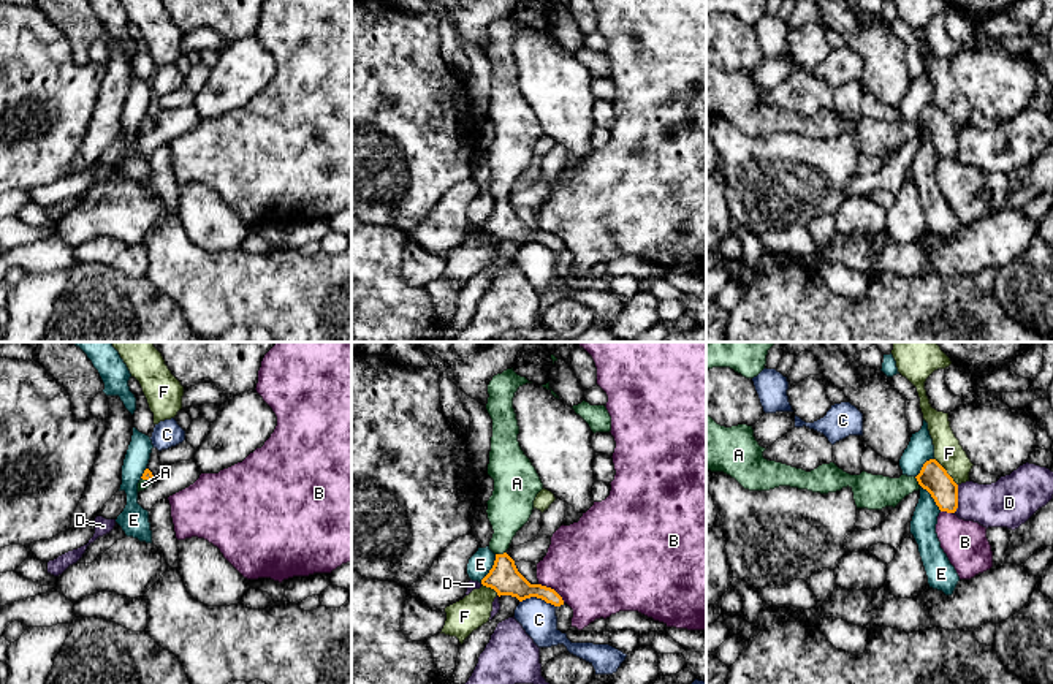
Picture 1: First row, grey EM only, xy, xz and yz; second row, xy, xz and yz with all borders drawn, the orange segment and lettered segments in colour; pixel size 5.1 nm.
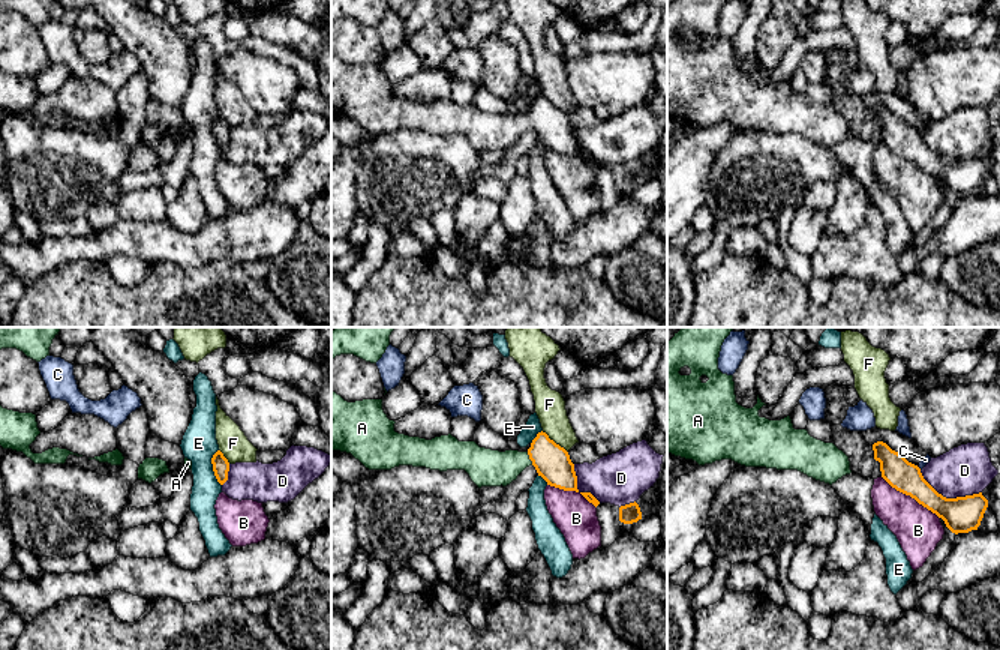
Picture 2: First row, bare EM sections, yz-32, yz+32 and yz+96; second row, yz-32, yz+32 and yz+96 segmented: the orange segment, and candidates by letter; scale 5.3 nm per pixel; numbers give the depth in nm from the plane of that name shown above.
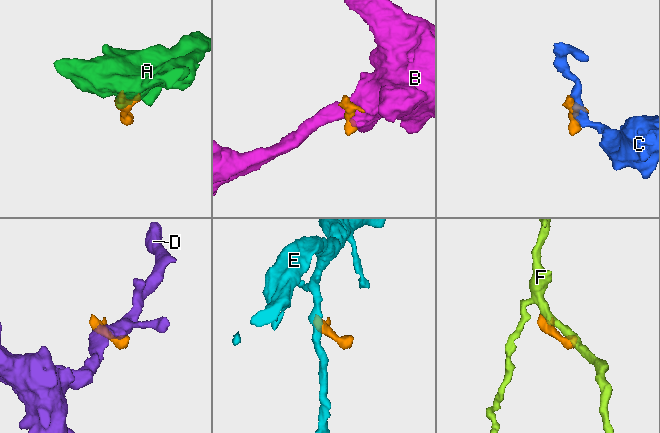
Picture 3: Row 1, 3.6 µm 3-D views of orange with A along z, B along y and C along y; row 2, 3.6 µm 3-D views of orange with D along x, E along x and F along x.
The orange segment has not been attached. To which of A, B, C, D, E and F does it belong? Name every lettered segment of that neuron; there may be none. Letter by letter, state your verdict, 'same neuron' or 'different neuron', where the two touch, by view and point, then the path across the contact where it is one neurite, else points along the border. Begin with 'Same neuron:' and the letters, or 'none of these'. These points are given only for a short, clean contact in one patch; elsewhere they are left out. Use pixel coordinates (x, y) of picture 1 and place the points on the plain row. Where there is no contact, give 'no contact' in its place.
Same neuron: A
A: same neuron; contact xz (501, 200); way xz (504, 224), (501, 200), (501, 184), (509, 154)
B: different neuron; contact xz (553, 235)
C: different neuron; contact xz (537, 243); border xz (520, 246), (540, 243), (555, 252)
D: different neuron; contact yz (957, 144)
E: different neuron; contact xz (491, 214); border xz (496, 200), (493, 212), (480, 227)
F: different neuron; contact yz (946, 117); border yz (935, 103), (957, 130)

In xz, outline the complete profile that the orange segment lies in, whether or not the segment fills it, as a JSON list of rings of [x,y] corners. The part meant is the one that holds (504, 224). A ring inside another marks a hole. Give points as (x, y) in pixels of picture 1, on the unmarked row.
[[[511,13],[494,21],[488,30],[486,55],[492,65],[488,120],[494,125],[494,136],[486,147],[486,158],[494,176],[489,195],[496,206],[481,230],[494,234],[499,242],[511,241],[519,247],[537,242],[561,252],[564,245],[554,234],[530,230],[507,200],[513,182],[529,166],[537,139],[543,135],[535,112],[518,87],[519,71],[513,43],[526,28],[532,27]]]

